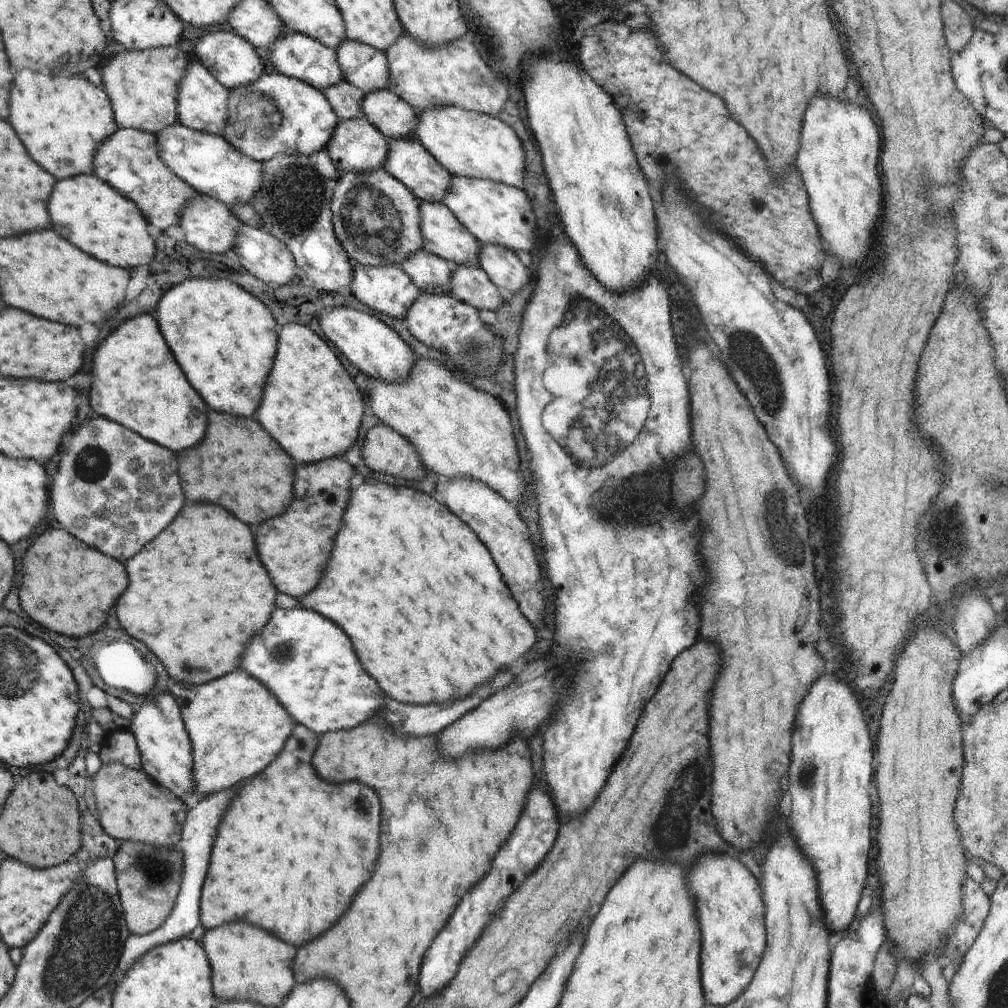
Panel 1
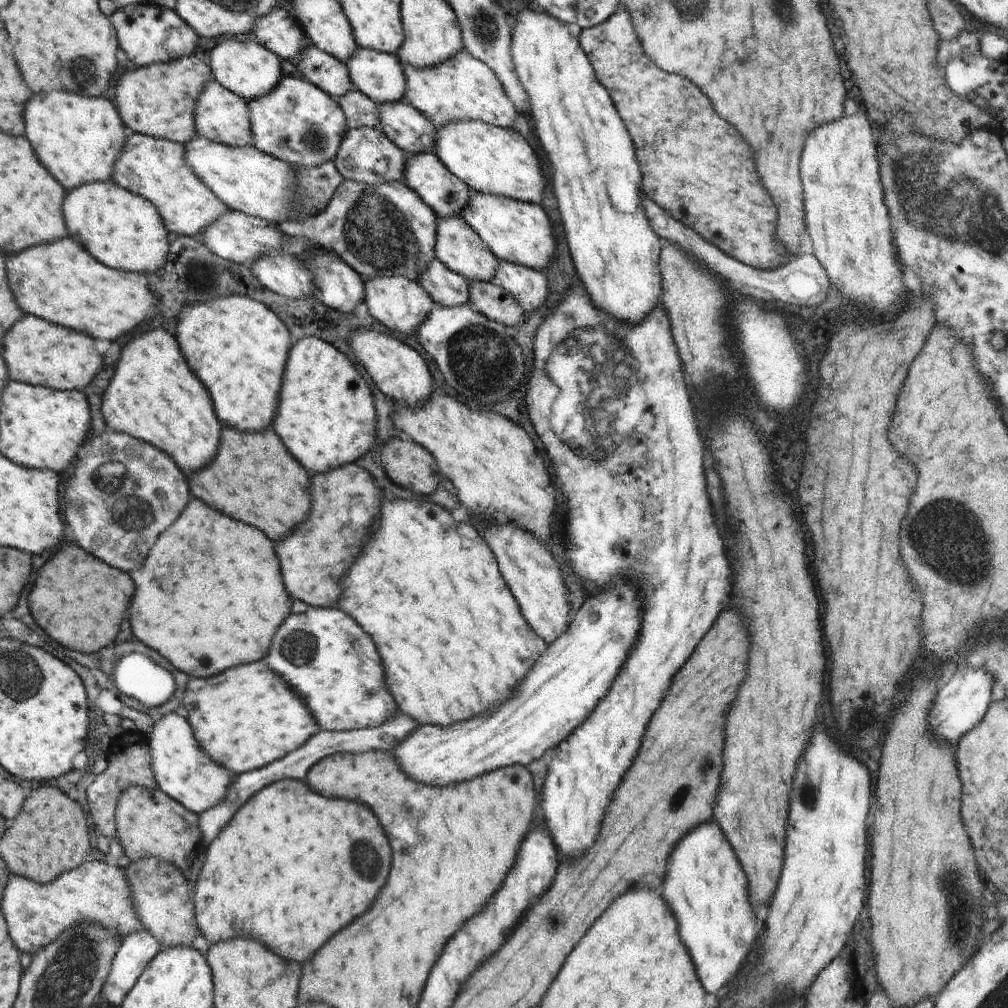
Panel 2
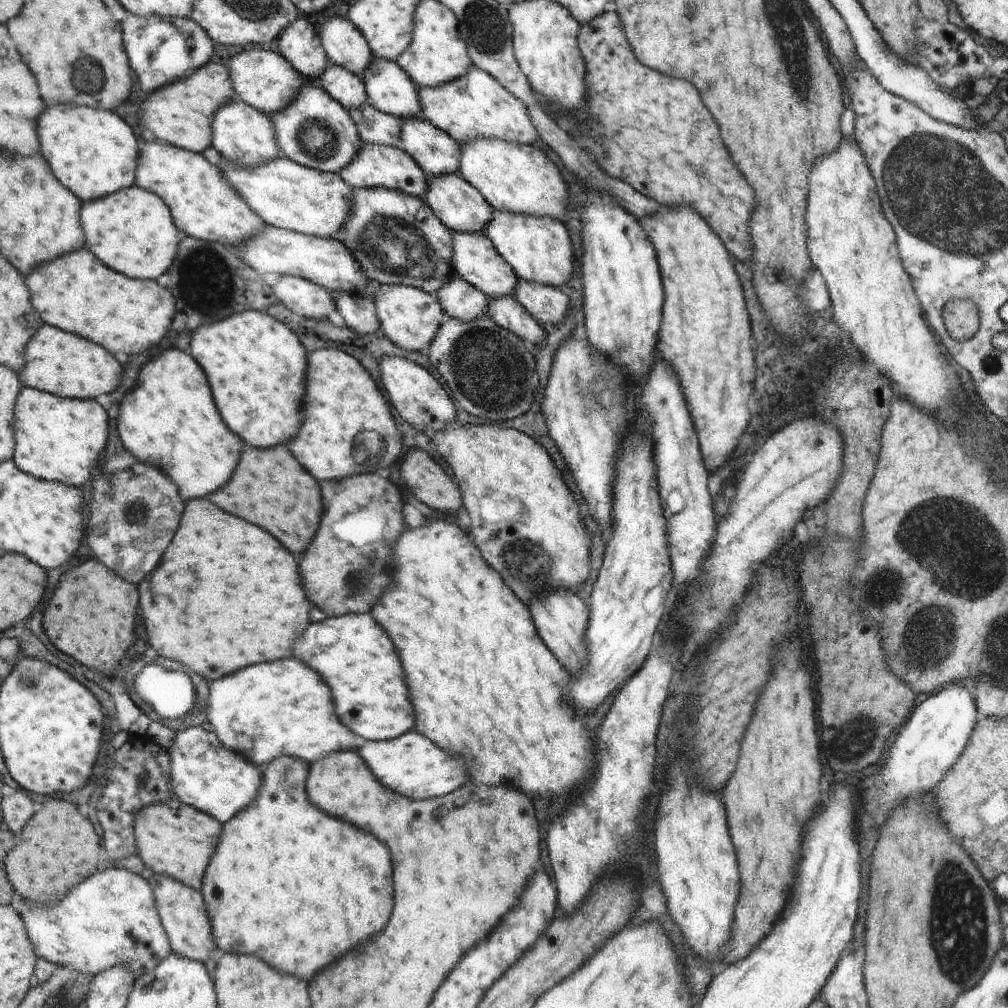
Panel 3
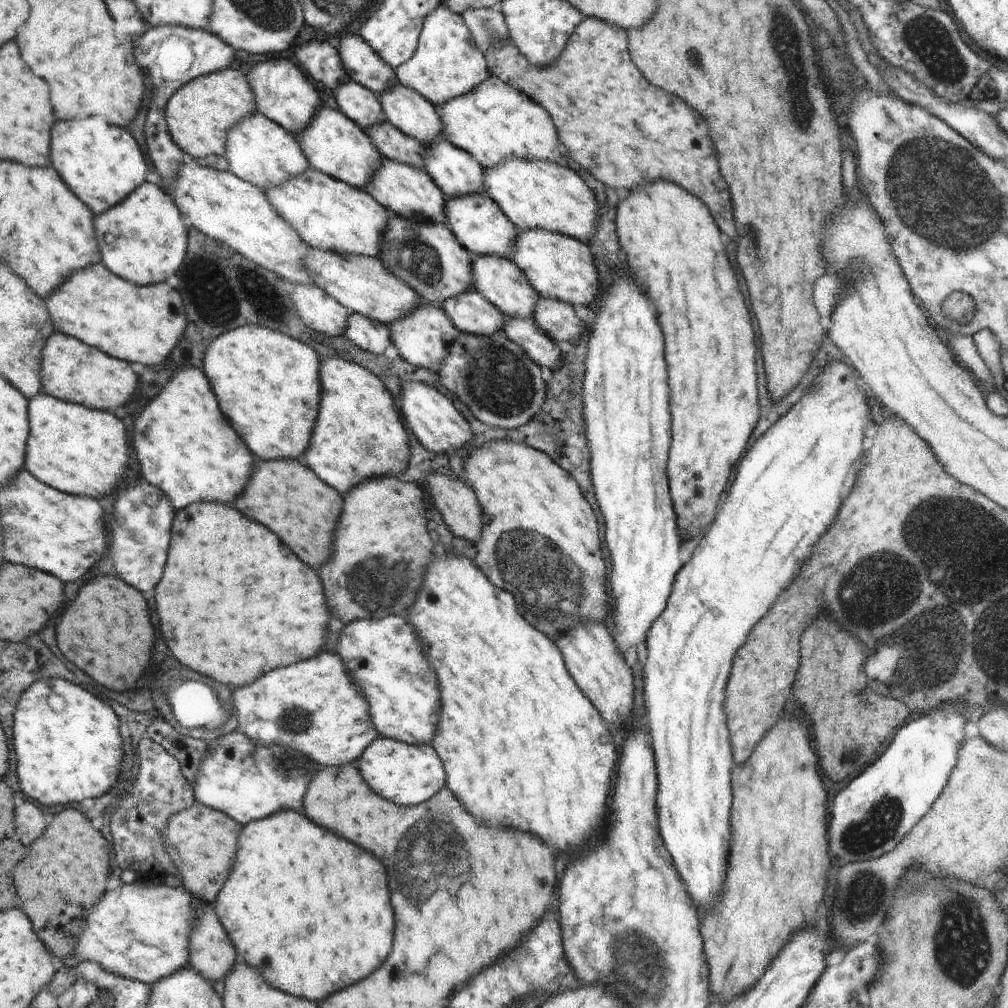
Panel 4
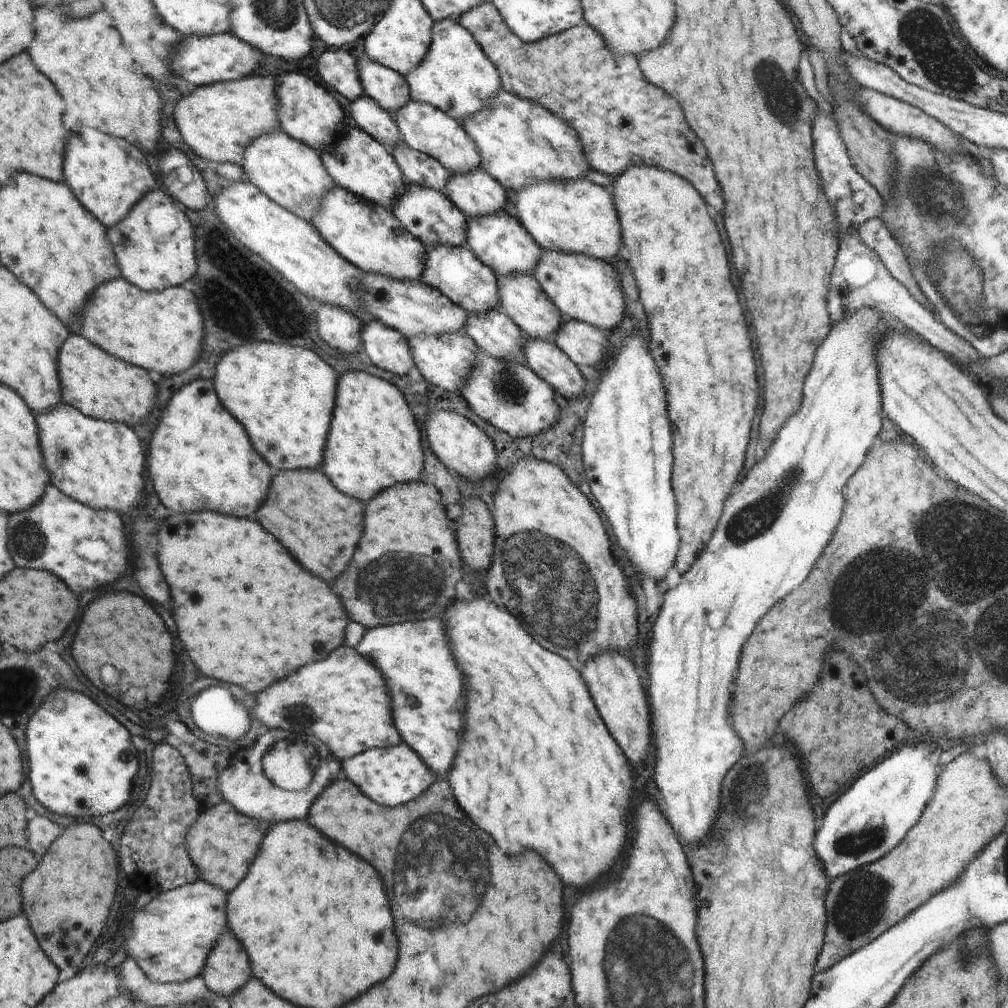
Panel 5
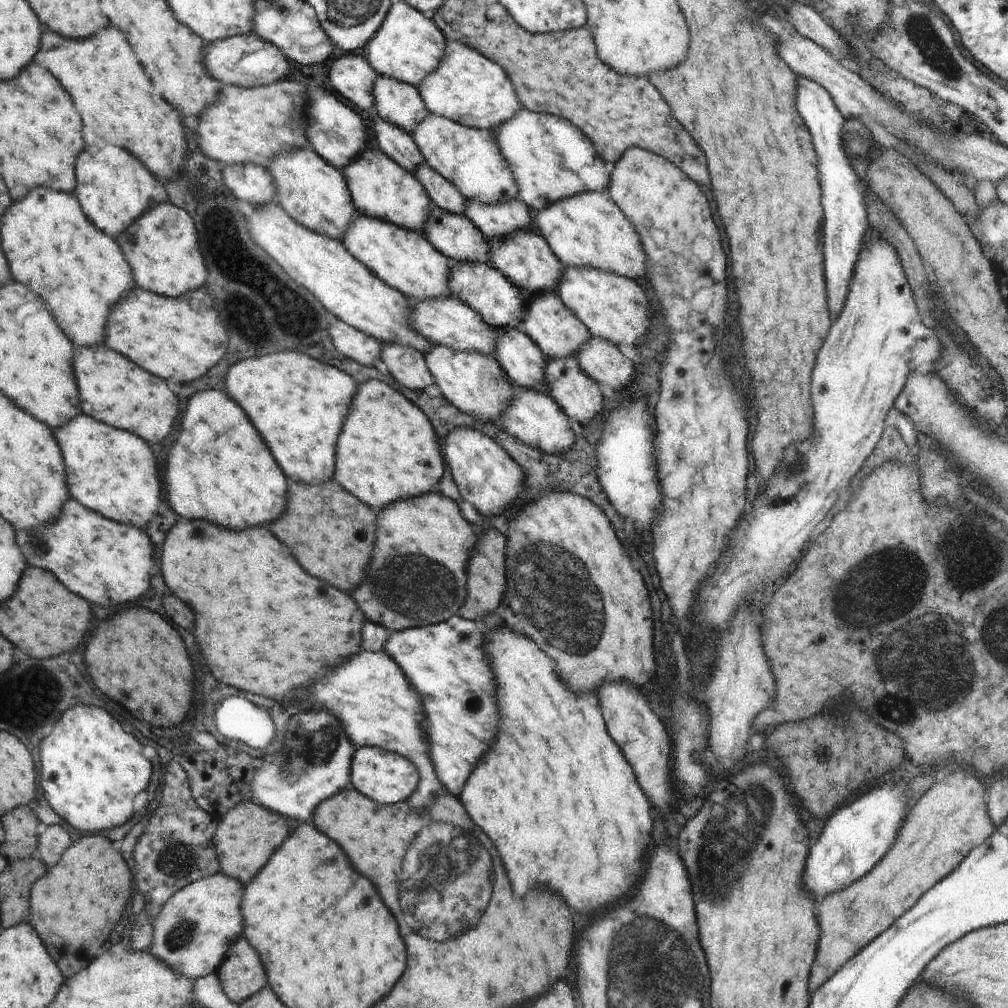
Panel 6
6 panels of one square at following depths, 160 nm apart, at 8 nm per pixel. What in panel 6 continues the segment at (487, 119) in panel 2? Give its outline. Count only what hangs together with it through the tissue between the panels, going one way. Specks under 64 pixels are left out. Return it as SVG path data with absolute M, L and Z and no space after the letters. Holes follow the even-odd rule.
M522 109L513 119L492 130L492 136L508 161L519 186L518 198L532 212L585 192L606 193L611 176L605 170L592 141L568 120Z

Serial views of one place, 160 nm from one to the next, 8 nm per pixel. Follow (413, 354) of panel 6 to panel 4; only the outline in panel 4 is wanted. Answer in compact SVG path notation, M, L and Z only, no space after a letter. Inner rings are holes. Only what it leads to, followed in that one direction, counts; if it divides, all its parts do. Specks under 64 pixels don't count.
M349 312L344 335L358 348L372 352L372 354L378 354L378 356L384 354L386 347L393 343L390 331L385 324L377 323L352 312Z

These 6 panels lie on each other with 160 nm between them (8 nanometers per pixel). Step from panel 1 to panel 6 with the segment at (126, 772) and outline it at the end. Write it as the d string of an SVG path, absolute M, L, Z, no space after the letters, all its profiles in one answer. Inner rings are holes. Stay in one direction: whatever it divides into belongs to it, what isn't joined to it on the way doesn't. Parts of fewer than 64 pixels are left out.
M254 800L238 803L218 820L213 836L219 872L238 879L244 886L259 873L260 868L271 859L274 851L295 831L299 824L304 824L304 822L264 808Z

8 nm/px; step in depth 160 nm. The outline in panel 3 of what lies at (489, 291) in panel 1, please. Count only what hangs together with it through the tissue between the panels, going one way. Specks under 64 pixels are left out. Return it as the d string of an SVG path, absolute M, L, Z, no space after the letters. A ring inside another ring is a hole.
M492 297L488 302L487 314L497 325L536 347L542 345L546 336L543 325L538 324L516 298Z

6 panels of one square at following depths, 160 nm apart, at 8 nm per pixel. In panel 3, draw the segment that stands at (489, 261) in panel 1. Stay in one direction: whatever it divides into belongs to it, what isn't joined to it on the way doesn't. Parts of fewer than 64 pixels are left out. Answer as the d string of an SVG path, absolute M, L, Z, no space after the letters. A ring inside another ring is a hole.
M518 280L516 300L532 315L538 324L558 324L567 317L570 308L569 293L538 283Z

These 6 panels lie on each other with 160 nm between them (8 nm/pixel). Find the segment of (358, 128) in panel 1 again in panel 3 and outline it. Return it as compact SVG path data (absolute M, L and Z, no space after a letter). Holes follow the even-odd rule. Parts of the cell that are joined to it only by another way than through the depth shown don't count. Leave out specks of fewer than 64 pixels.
M363 144L356 158L338 174L353 189L396 189L422 200L429 187L429 178L418 163L407 152L388 145Z

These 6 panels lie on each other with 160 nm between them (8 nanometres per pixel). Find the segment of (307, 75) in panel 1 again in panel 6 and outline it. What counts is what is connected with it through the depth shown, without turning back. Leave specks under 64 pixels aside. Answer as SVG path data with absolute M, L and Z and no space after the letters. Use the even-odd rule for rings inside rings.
M375 111L372 113L372 128L380 150L388 155L396 164L399 164L406 172L414 173L415 170L425 161L418 146L410 133L402 130L396 125L386 122L380 118Z

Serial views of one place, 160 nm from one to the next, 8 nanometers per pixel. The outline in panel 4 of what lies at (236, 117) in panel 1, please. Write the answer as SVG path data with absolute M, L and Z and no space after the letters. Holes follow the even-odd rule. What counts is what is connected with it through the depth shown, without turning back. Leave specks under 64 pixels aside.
M320 106L312 122L296 138L312 169L341 180L354 188L362 189L366 184L370 184L384 158L368 133L339 109L332 110Z

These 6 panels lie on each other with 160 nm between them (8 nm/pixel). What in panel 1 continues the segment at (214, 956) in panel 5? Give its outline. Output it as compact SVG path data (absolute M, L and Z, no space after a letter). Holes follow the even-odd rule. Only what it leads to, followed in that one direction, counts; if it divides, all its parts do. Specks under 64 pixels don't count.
M124 841L111 859L116 863L120 900L131 932L145 935L155 931L166 922L178 902L182 890L183 852L179 848L161 849L150 843Z

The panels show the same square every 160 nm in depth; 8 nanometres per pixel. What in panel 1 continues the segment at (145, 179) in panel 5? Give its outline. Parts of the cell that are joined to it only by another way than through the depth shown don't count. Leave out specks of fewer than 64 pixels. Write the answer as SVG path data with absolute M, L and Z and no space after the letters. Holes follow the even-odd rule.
M22 70L16 76L16 88L12 88L12 118L8 121L30 155L56 179L92 175L97 148L118 131L106 94L84 76L56 78Z

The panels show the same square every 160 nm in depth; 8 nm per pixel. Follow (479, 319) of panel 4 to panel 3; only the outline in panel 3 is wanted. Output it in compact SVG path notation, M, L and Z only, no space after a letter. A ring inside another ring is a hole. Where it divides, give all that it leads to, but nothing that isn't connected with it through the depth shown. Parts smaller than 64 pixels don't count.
M452 273L435 296L442 310L461 323L470 323L483 315L488 316L488 297L456 273Z

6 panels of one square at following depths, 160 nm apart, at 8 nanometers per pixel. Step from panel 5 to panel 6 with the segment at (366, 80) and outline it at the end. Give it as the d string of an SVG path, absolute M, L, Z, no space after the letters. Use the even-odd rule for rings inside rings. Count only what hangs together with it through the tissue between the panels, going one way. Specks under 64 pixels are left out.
M378 75L372 89L374 114L412 134L431 112L411 84Z

